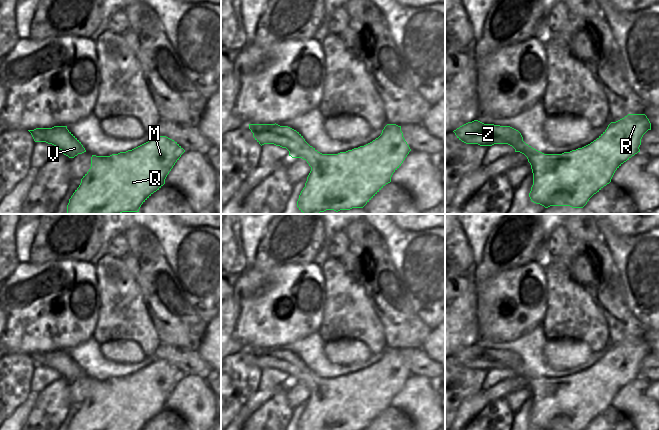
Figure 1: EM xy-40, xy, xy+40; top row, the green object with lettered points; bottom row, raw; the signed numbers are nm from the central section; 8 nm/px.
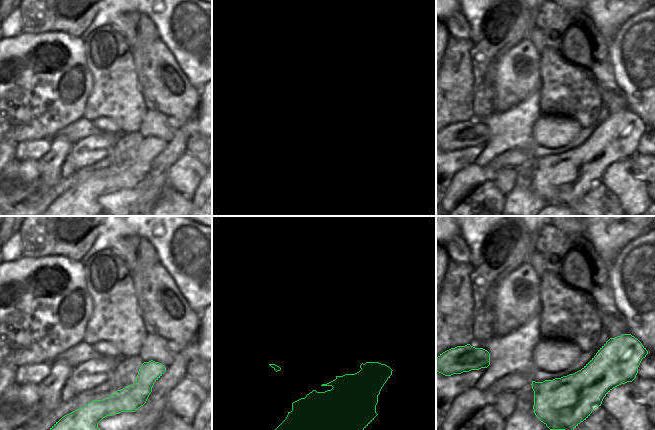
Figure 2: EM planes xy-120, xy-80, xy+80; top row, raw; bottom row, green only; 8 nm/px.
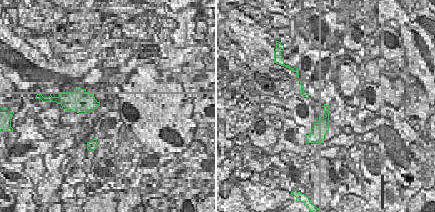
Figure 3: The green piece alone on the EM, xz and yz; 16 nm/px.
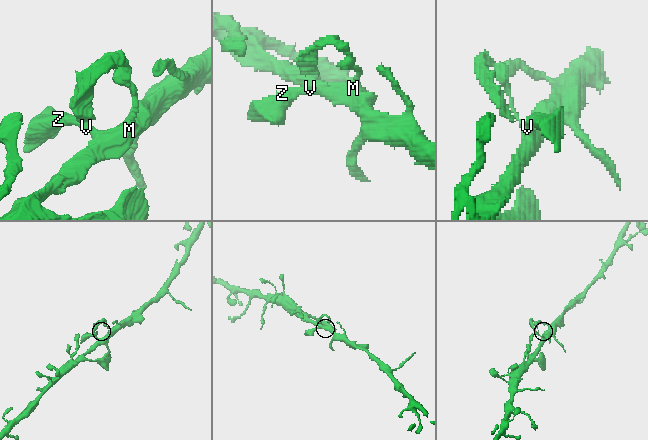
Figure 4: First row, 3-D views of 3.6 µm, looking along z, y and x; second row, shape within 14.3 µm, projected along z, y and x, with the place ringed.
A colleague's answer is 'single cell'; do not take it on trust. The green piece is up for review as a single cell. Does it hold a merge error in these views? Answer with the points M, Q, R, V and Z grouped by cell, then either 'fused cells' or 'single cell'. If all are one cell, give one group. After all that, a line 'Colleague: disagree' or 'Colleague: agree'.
groups M Q R V Z; single cell
Colleague: agree

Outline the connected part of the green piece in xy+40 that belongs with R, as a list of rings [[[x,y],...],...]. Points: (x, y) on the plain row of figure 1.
[[[628,338],[616,346],[611,346],[590,368],[562,378],[544,378],[532,372],[523,365],[521,357],[510,350],[484,348],[474,344],[453,356],[466,368],[508,368],[515,376],[524,378],[533,397],[533,409],[529,417],[532,426],[542,430],[585,430],[594,418],[611,406],[615,395],[624,386],[640,376],[641,363],[648,354],[651,354],[651,347],[645,338]]]

